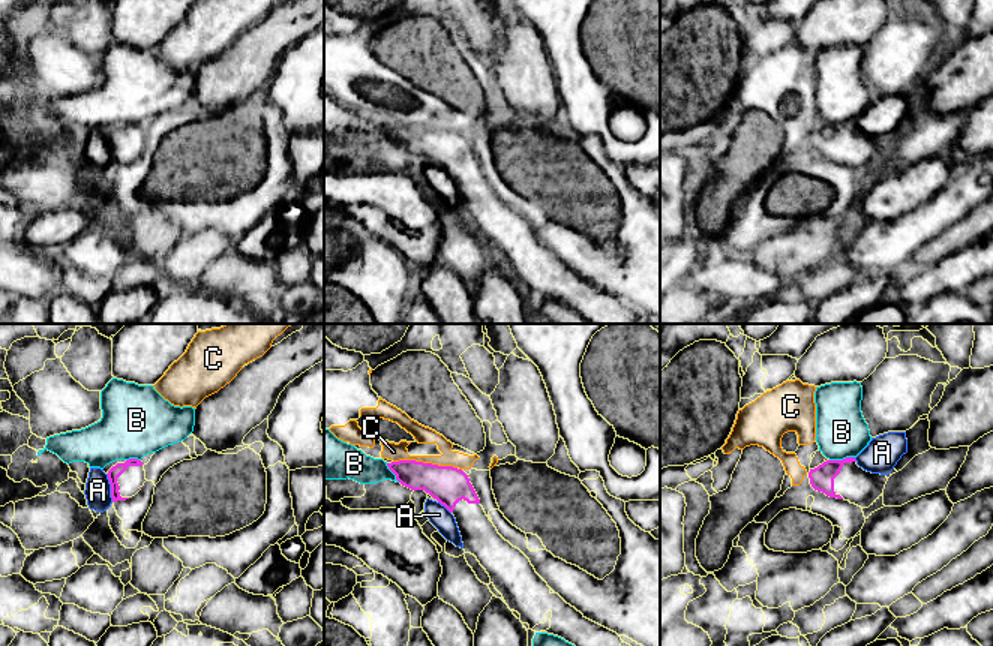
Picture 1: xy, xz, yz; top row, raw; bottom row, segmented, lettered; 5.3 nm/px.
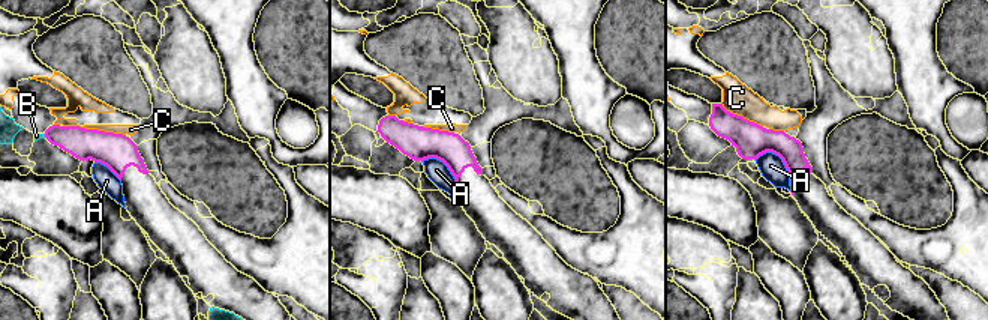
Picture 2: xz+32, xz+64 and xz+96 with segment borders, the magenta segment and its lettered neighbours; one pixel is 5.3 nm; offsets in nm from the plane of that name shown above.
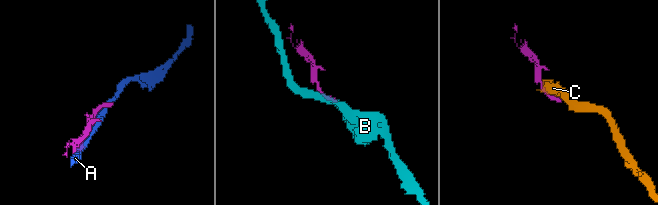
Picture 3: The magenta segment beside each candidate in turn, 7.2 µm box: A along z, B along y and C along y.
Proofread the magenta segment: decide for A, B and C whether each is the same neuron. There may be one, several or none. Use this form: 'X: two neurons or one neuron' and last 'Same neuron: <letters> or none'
A: two neurons
B: two neurons
C: two neurons
Same neuron: none

